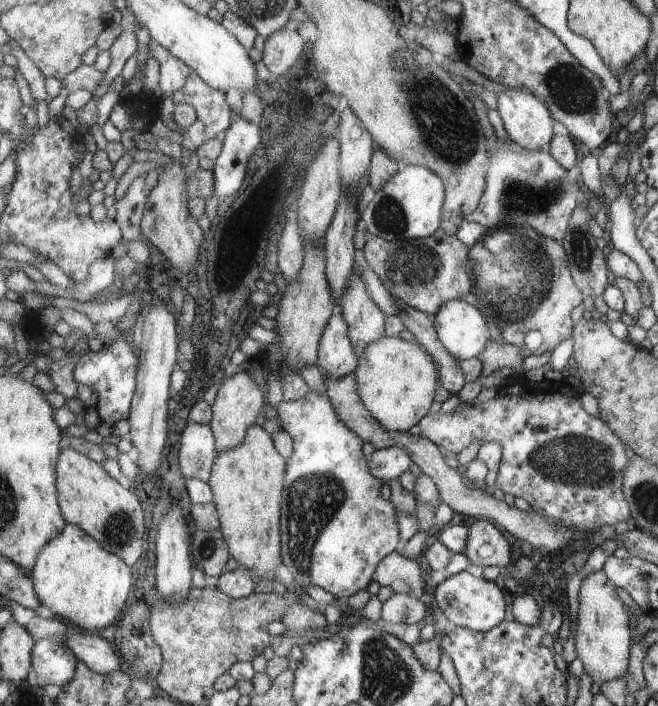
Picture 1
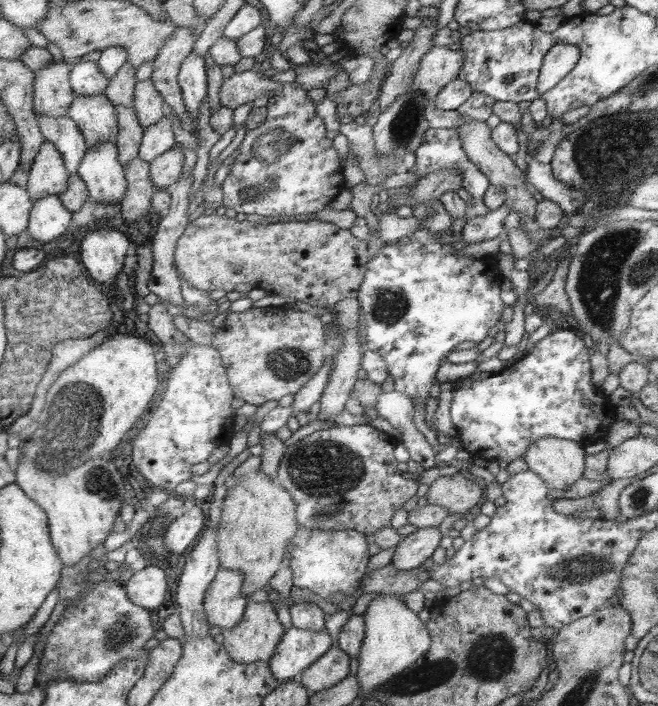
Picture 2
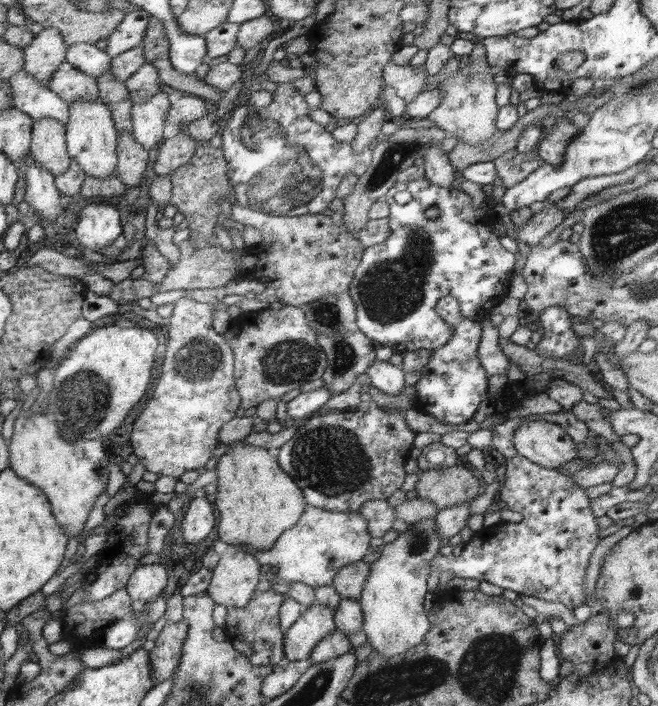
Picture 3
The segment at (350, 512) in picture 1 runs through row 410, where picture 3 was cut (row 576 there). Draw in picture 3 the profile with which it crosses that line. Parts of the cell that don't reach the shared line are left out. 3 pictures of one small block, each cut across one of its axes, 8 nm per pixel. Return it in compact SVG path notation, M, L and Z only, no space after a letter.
M306 506L301 520L280 536L268 550L258 550L257 560L278 568L281 582L303 582L308 586L333 586L342 567L358 563L370 548L368 521L359 512L328 512Z

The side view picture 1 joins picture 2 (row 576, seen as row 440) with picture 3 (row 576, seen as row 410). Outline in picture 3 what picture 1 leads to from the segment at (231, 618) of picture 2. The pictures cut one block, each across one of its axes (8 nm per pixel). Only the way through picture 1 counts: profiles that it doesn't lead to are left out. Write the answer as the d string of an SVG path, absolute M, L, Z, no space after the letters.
M230 544L219 557L212 570L211 583L205 590L217 604L227 608L244 608L251 602L260 580L260 561L246 551L252 551L251 546Z

